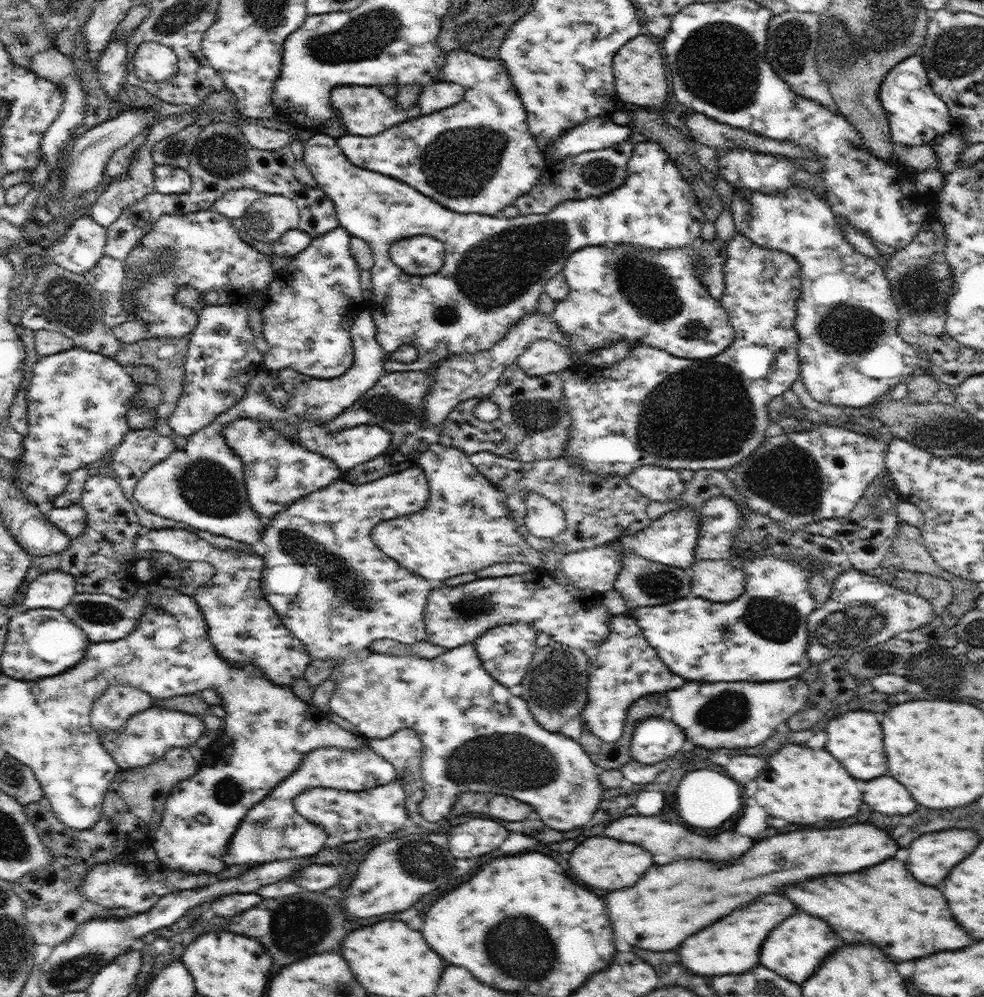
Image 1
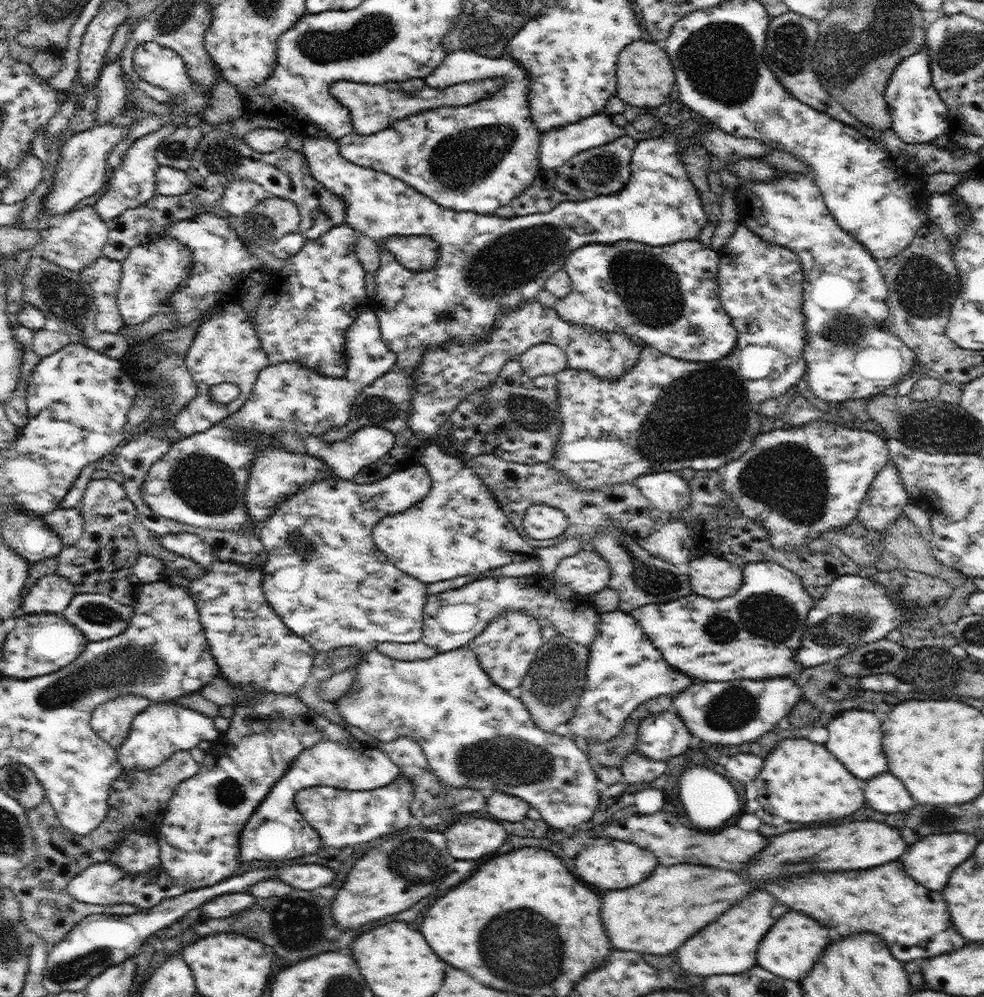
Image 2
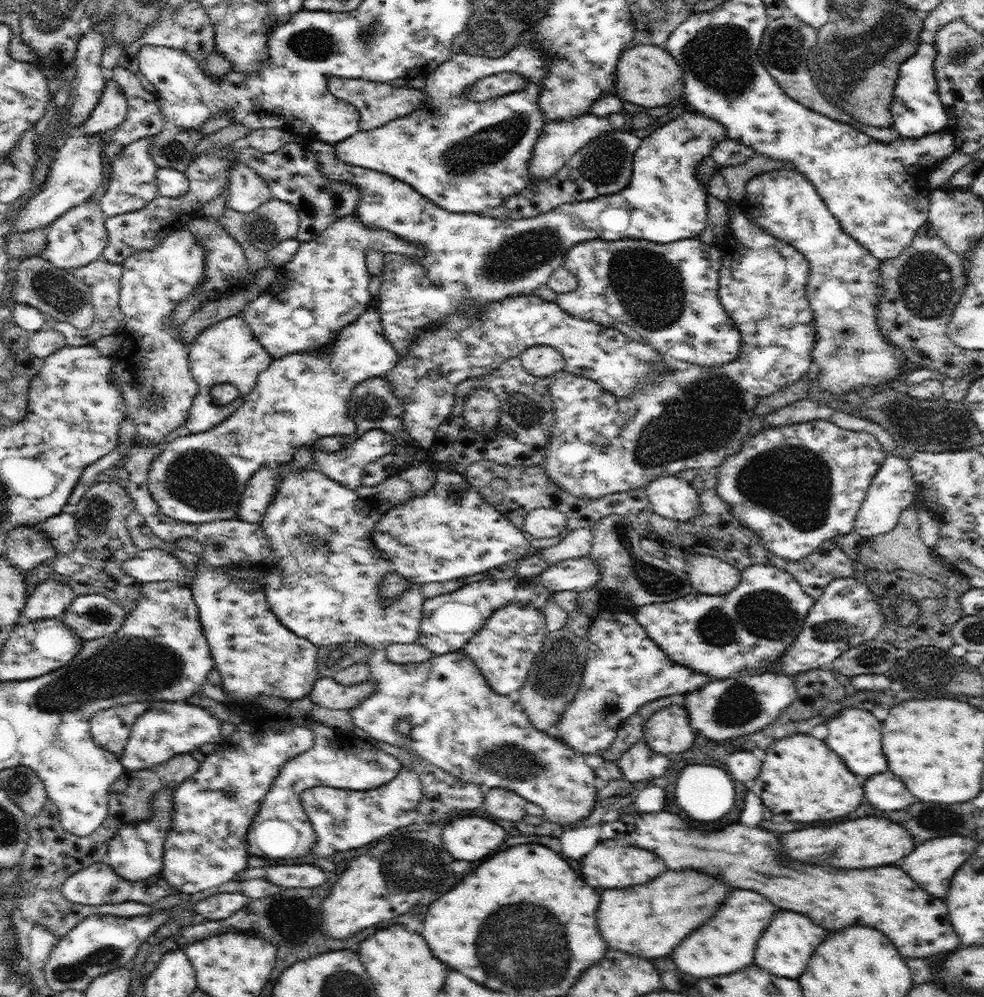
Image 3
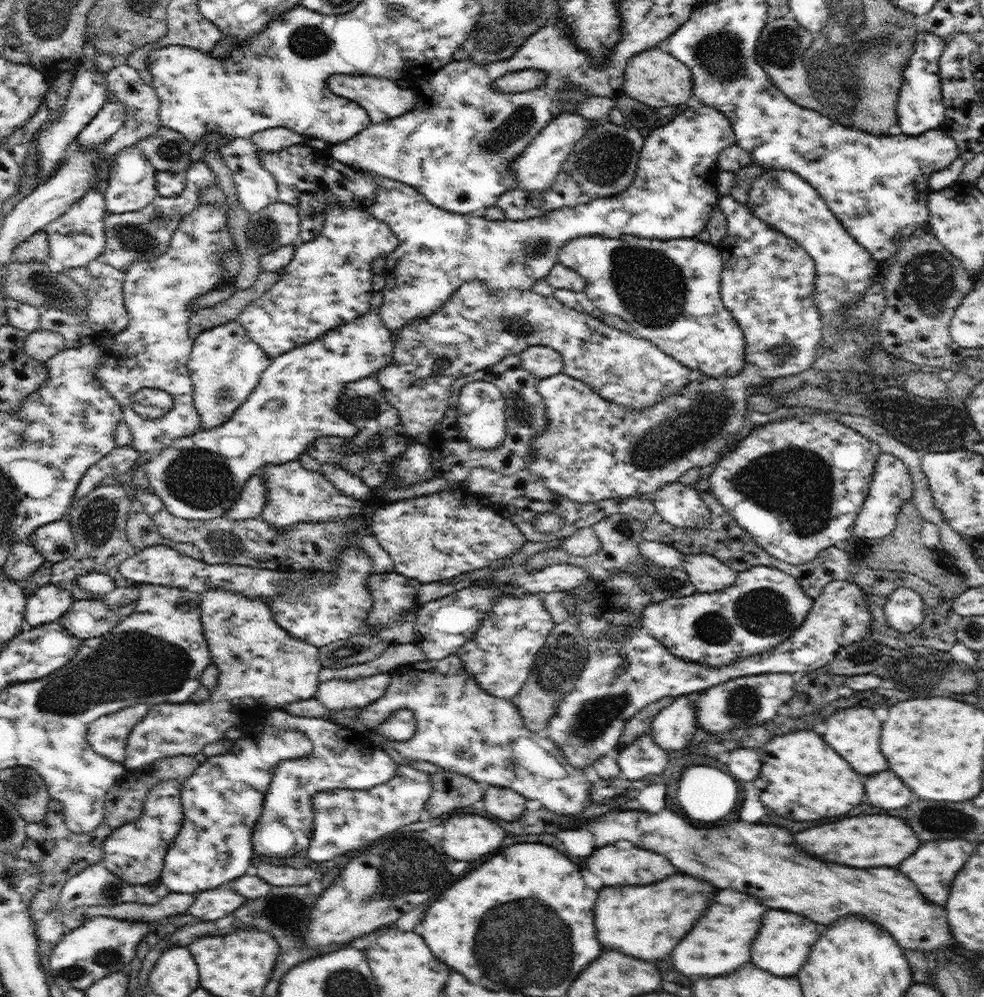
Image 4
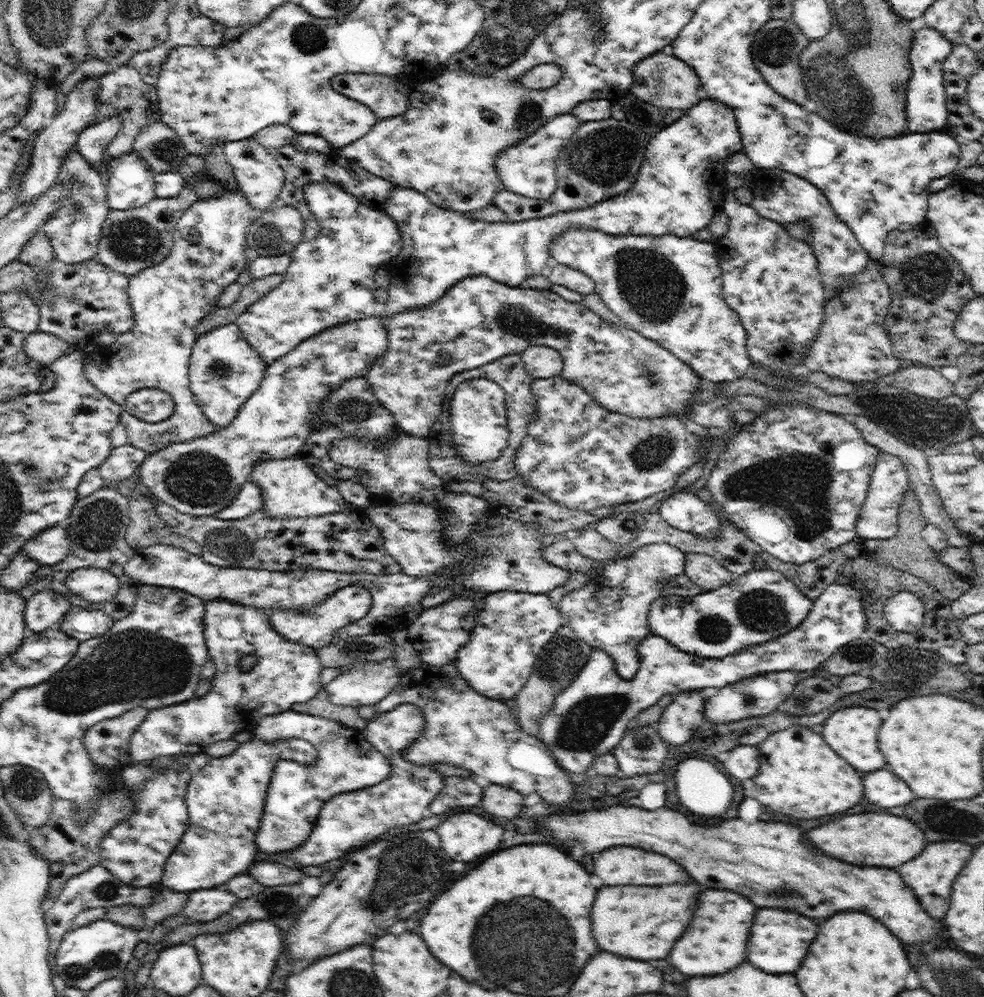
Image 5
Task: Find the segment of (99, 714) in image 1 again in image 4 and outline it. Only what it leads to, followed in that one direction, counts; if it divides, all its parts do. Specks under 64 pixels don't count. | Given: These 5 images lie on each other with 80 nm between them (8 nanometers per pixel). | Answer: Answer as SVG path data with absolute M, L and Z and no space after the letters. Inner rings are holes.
M135 704L112 714L105 714L89 724L87 741L102 756L122 763L132 729L148 714L150 706Z

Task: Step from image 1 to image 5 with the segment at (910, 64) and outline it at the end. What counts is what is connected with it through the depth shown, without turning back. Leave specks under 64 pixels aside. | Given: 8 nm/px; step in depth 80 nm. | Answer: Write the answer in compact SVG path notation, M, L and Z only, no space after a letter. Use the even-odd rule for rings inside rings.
M932 27L913 32L910 47L912 76L906 88L907 130L910 133L929 133L943 130L948 118L944 86L944 61L951 55L953 44Z

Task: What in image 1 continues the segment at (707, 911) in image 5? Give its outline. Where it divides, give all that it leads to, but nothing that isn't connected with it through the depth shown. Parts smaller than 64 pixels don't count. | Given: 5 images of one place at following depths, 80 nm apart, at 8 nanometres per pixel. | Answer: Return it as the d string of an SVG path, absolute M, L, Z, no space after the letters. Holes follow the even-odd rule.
M780 894L760 896L754 904L740 906L736 912L724 916L722 920L714 922L712 926L690 936L680 948L680 960L686 968L690 968L692 972L702 974L702 976L740 974L750 968L756 968L760 964L758 956L760 956L762 942L766 940L770 930L774 926L778 926L782 920L786 920L794 910L796 910L796 906Z

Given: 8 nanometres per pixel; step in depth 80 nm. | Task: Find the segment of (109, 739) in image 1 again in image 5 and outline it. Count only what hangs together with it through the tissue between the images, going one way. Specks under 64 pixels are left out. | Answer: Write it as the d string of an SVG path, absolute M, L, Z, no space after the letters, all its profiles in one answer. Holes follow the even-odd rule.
M219 598L218 600L209 600L205 603L205 615L204 615L204 636L206 646L209 652L209 660L212 660L216 665L216 672L211 680L210 690L203 697L195 697L188 701L176 703L162 708L154 708L148 711L144 722L136 729L136 732L132 734L129 748L129 762L130 764L143 763L144 761L152 761L156 758L165 759L168 757L176 757L177 755L191 756L196 753L205 752L206 746L213 742L220 742L220 740L234 739L234 736L239 732L242 732L246 728L247 724L254 724L260 718L264 718L265 715L278 714L279 712L290 711L293 704L308 702L311 698L314 698L320 689L324 688L321 683L321 670L323 664L320 662L316 650L303 644L296 644L291 640L286 640L276 629L271 625L269 621L268 612L264 608L254 608L253 606L244 606L243 604L236 604L231 600ZM253 654L258 656L258 662L251 671L242 671L238 665L238 662L242 656Z

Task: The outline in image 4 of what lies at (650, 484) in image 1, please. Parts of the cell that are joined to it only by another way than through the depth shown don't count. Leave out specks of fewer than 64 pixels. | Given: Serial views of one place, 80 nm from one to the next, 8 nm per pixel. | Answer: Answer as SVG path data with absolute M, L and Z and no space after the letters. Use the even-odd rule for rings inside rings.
M679 480L660 487L652 495L655 512L674 526L703 528L711 523L711 510L696 488Z

